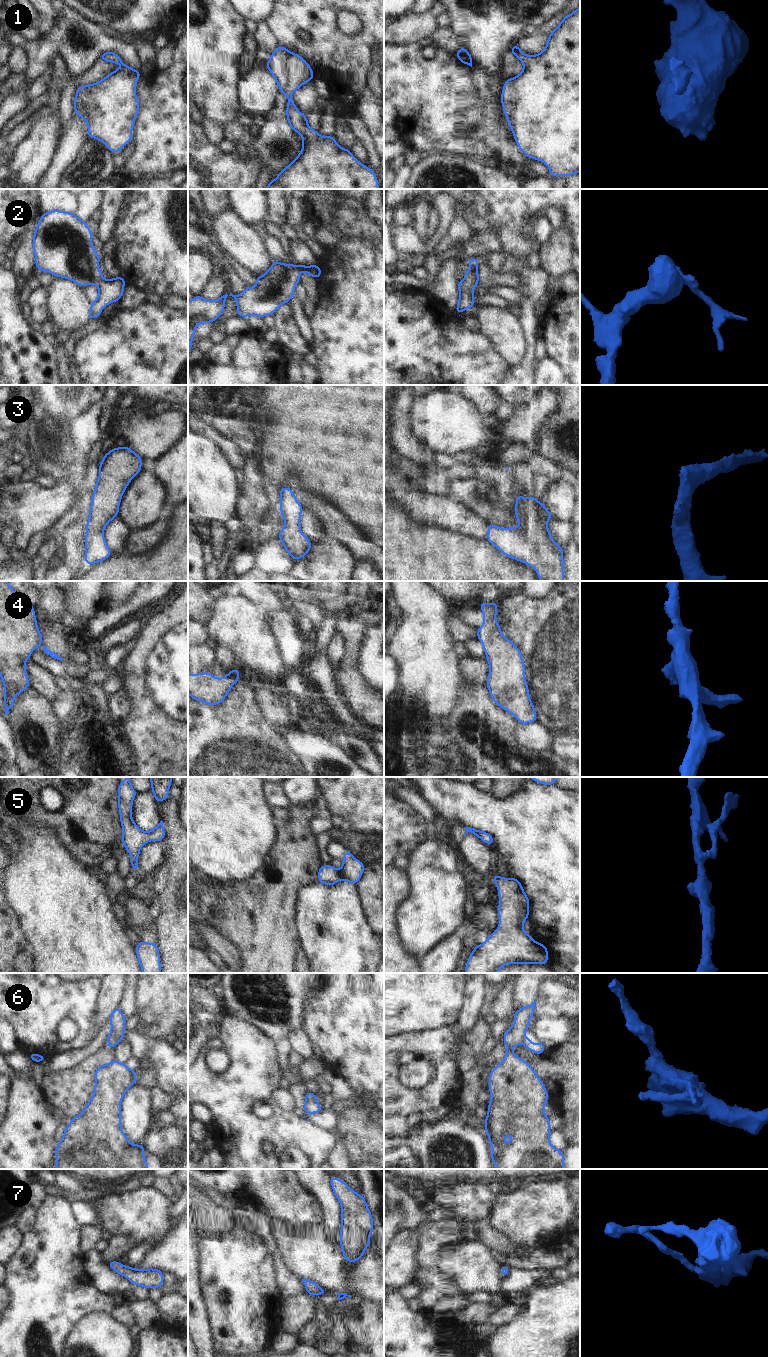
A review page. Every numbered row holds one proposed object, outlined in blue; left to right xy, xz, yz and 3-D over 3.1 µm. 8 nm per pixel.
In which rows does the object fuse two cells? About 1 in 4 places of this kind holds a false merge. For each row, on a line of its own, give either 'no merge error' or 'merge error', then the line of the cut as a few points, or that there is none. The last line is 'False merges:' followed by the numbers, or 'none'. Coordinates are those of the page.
1: no merge error; no cut
2: no merge error; no cut
3: no merge error; no cut
4: no merge error; no cut
5: no merge error; no cut
6: merge error; cut in xy along (110, 1033), (122, 1034)
7: no merge error; no cut
False merges: 6

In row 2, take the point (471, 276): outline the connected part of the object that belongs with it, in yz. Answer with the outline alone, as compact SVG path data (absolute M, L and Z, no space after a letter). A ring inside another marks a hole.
M468 258L467 262L470 264L471 267L469 270L464 271L465 278L458 282L458 290L460 296L458 299L458 305L455 309L455 312L458 315L460 312L474 307L473 288L476 287L479 282L479 274L477 270L479 259Z

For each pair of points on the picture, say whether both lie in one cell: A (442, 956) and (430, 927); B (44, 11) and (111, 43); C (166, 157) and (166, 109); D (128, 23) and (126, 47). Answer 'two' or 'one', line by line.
A: two
B: two
C: one
D: two

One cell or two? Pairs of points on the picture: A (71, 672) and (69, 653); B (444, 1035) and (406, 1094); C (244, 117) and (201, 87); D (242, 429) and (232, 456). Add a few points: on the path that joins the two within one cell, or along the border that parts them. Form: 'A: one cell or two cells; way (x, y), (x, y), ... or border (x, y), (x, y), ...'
A: two cells; border (63, 659), (85, 663)
B: one cell; way (442, 1054), (442, 1076), (425, 1093)
C: two cells; border (240, 109), (237, 119)
D: two cells; border (217, 431), (230, 440), (246, 456)

